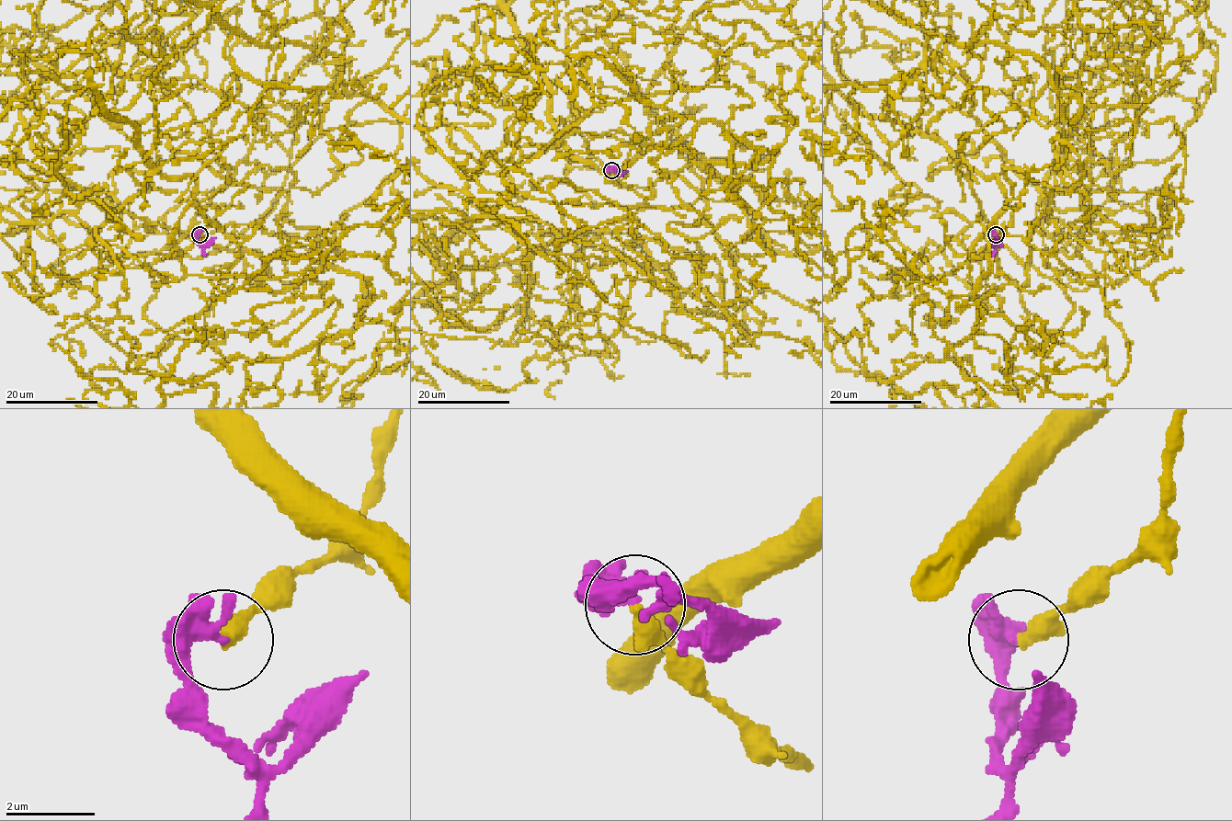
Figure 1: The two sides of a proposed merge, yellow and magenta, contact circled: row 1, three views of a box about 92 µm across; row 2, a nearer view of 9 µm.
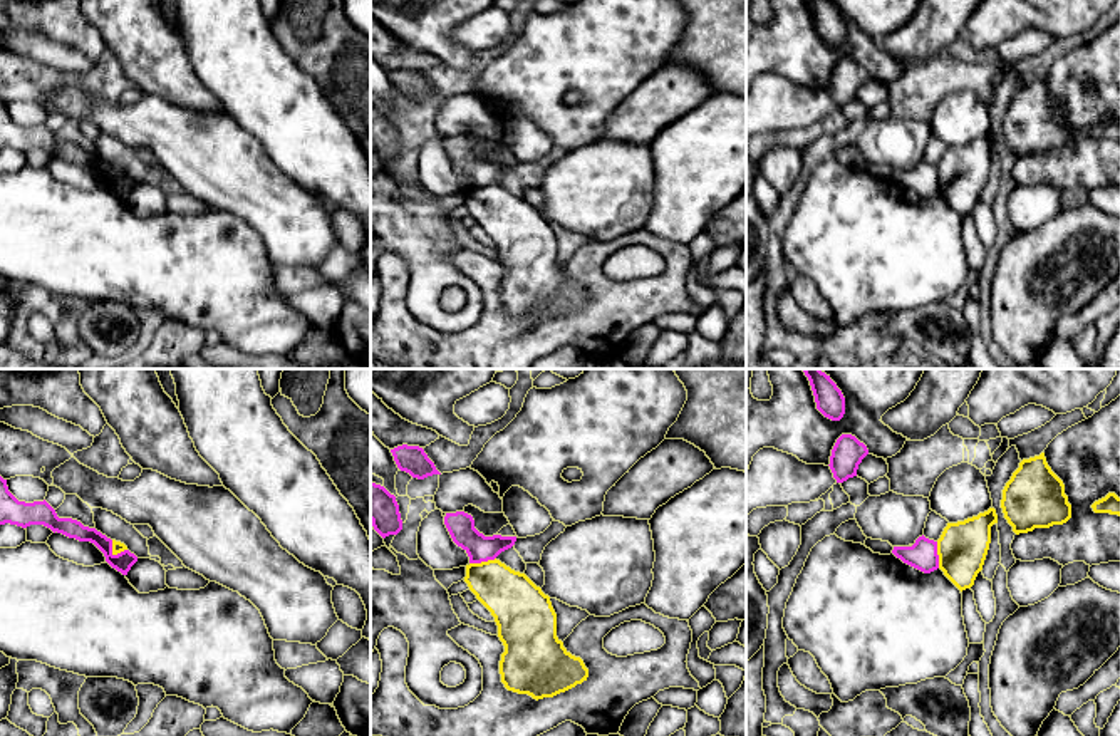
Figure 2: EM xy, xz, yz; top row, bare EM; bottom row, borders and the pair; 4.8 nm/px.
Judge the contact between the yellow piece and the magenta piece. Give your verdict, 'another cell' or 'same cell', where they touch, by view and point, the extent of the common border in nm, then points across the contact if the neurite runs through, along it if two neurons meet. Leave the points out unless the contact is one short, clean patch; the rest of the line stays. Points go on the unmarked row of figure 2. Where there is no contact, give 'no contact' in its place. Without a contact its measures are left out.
another cell; meets yellow in xz at (482, 186); contact 130 nm long

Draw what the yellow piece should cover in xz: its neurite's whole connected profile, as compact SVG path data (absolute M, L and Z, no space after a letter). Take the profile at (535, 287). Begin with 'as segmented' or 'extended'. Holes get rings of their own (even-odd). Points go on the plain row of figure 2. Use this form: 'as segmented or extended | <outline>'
as segmented | M495 183L466 189L464 206L495 241L498 262L505 270L500 298L508 315L528 319L538 325L553 322L587 305L589 293L583 285L572 280L557 262L557 238L550 221L525 198L515 196Z

